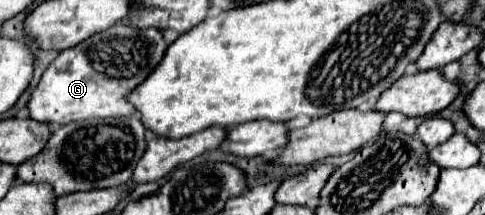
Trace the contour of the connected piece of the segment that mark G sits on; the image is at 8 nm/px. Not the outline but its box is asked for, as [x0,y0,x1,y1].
[27,24,167,126]

